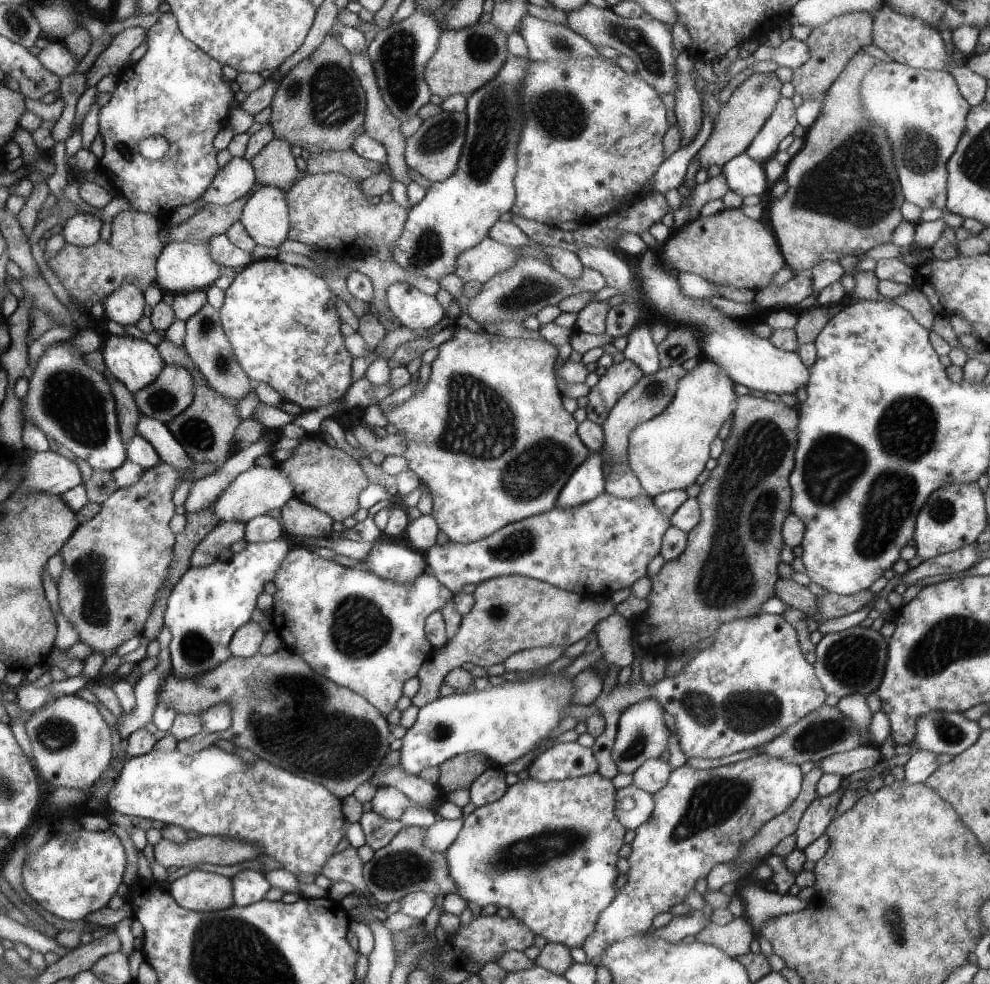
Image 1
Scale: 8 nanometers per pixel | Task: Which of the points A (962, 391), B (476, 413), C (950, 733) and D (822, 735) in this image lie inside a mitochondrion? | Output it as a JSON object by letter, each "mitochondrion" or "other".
{"A":"other","B":"mitochondrion","C":"mitochondrion","D":"mitochondrion"}

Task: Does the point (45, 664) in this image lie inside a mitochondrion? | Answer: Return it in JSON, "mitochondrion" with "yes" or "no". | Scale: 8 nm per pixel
{"mitochondrion":"no"}

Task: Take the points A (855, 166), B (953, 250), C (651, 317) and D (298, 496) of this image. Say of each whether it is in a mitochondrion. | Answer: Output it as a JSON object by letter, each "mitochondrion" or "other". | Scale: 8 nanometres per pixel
{"A":"mitochondrion","B":"other","C":"other","D":"other"}

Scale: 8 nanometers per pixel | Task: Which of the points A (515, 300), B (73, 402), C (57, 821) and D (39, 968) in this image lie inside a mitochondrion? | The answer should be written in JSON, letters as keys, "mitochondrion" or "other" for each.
{"A":"mitochondrion","B":"mitochondrion","C":"other","D":"other"}

